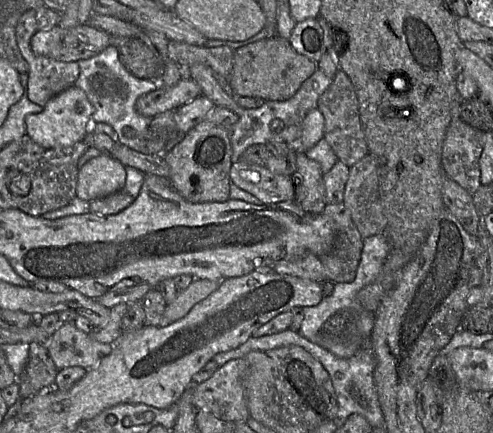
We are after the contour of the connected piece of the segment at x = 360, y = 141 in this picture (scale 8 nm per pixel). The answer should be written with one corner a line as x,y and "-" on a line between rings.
338,70
331,85
319,97
317,108
325,121
324,138
339,161
350,168
369,153
360,119
357,94
345,72

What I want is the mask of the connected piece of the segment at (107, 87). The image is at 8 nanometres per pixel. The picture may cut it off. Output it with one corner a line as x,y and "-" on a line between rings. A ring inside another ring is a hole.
108,46
99,54
78,61
80,67
79,79
90,85
89,102
94,107
93,123
107,123
113,127
118,142
142,154
165,154
184,139
181,131
170,140
163,140
150,129
151,117
143,116
136,110
137,99
148,92
156,90
160,82
153,79
142,79
132,74
120,59
119,49

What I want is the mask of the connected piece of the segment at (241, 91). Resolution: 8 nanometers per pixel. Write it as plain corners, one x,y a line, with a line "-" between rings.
274,34
235,51
228,83
236,96
259,97
265,101
285,101
296,94
317,68
317,63
296,52
289,40

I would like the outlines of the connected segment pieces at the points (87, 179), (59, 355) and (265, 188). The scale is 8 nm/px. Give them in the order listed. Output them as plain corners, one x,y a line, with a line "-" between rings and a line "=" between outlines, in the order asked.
102,154
86,162
78,173
76,195
92,201
124,189
126,166
110,154
=
63,323
49,337
46,347
58,370
79,366
95,367
113,348
112,343
101,343
90,333
78,329
75,323
=
233,163
231,182
259,198
263,203
278,203
295,200
296,176
272,173
266,166

